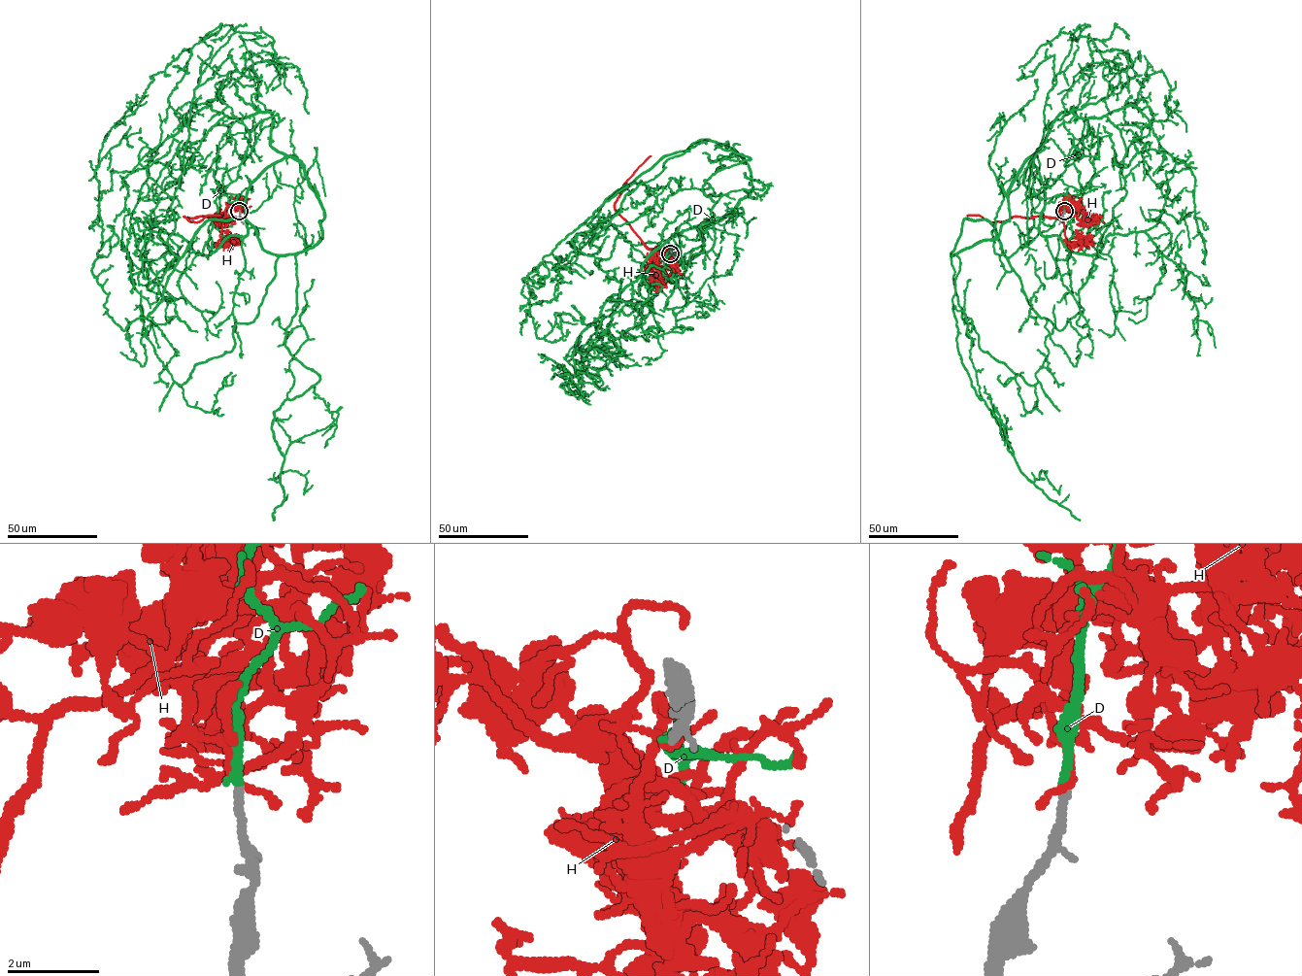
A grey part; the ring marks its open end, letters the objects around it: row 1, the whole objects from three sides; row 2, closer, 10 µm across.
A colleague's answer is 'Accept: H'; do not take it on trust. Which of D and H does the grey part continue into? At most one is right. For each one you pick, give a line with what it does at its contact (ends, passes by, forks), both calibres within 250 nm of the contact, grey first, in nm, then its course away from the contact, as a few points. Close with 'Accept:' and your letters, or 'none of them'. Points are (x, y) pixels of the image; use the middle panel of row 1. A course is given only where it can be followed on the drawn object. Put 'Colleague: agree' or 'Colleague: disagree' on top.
Colleague: disagree
D: it ends | 190/200 nm | via (670, 252), (675, 233), (754, 198), (734, 150), (698, 140), (663, 155), (522, 279), (536, 336), (577, 323)
Accept: D

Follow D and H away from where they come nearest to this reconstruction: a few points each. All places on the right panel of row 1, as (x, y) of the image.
D: (1064, 211), (1030, 156), (999, 235), (951, 254), (986, 219), (1066, 325), (1151, 124), (1135, 101)
H: (1064, 211), (1064, 206), (1060, 218), (1013, 217), (992, 222), (979, 215), (967, 216)

